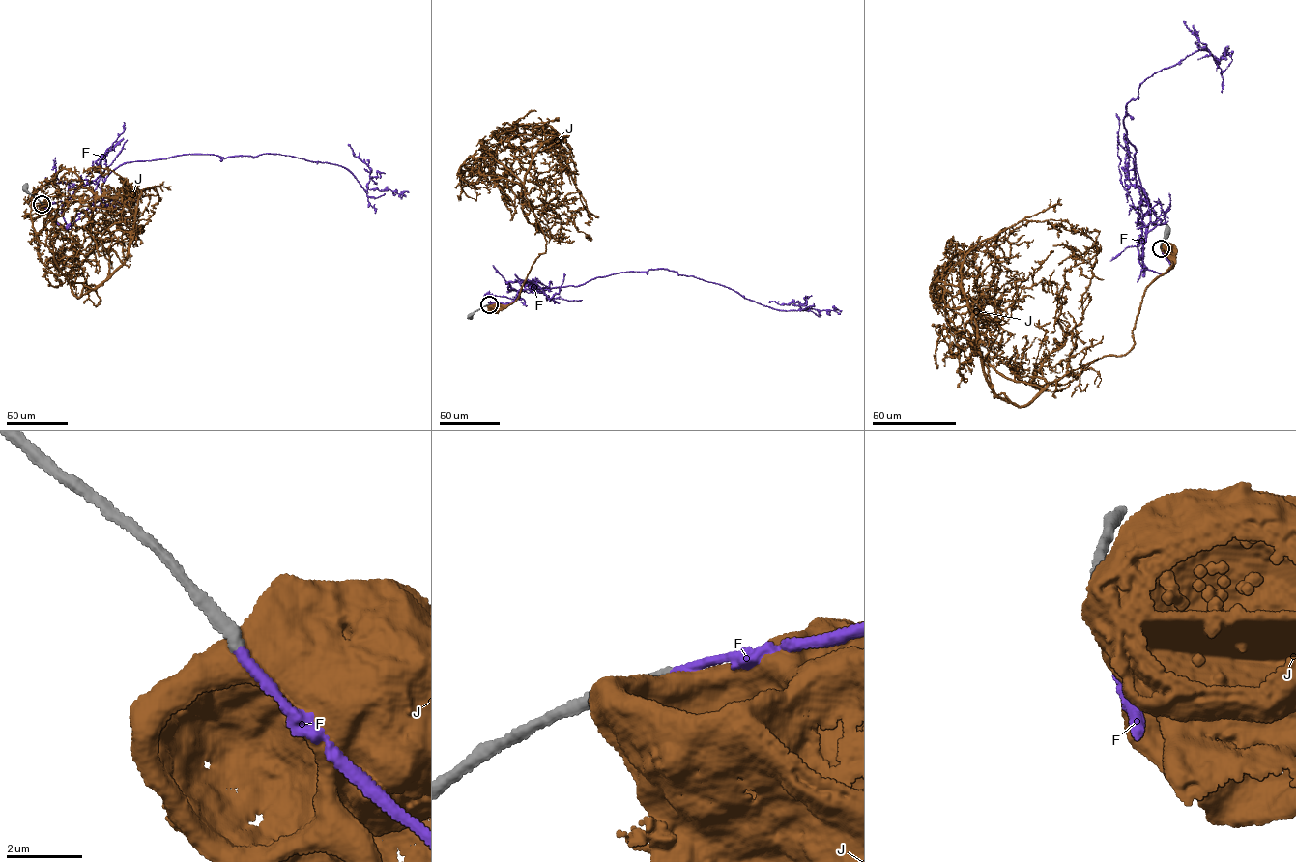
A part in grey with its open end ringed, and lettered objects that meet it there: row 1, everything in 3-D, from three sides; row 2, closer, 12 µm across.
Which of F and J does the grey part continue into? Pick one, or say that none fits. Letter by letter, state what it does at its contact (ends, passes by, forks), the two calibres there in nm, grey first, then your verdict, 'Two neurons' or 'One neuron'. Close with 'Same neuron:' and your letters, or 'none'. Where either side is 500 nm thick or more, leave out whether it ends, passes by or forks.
F: It ends there. Thickness 260 nm (grey) against 240 nm. One neuron
J: Thickness 240 nm (grey) against 950 nm. Two neurons
Same neuron: F

